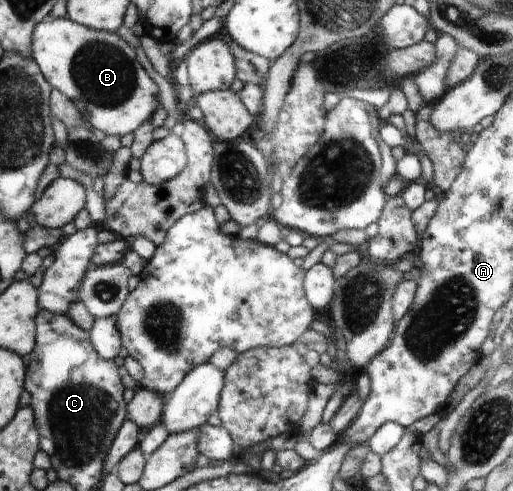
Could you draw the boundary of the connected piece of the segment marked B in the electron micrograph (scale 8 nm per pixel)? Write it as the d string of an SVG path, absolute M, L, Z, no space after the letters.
M50 17L37 26L33 36L33 59L44 72L50 86L61 92L74 103L82 119L90 122L90 126L106 135L124 136L132 134L142 126L152 112L158 108L158 88L152 78L144 72L134 56L134 48L130 48L116 32L99 31L82 26L64 18Z

